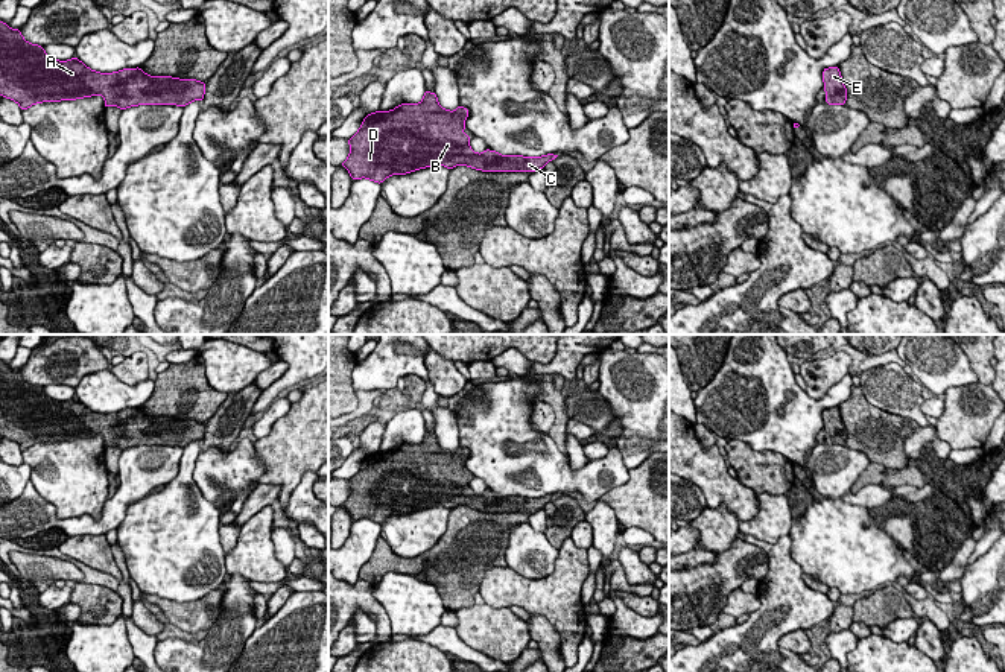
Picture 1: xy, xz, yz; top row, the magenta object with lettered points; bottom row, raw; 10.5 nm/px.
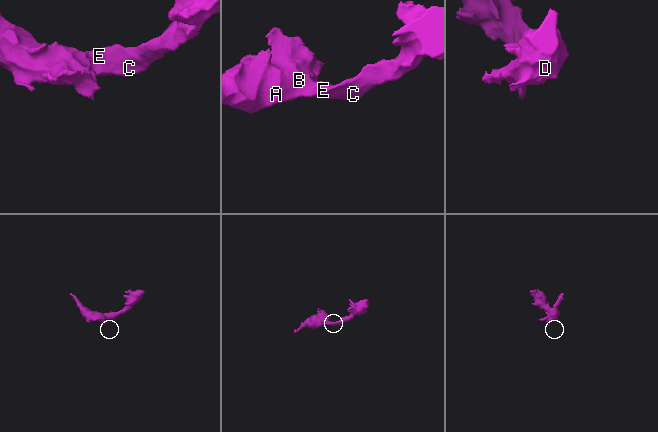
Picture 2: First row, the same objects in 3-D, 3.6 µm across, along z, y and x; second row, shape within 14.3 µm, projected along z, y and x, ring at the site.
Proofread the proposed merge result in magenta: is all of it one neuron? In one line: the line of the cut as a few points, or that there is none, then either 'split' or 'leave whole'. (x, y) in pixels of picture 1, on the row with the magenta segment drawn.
no cut; leave whole

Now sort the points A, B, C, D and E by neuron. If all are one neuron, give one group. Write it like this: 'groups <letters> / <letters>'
groups A B C D E

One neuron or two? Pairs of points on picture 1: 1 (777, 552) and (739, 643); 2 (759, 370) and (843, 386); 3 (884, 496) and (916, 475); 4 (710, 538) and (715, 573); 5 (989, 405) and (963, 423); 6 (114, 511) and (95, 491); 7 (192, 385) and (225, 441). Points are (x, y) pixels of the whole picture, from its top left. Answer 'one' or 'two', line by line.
1: one
2: one
3: two
4: two
5: one
6: two
7: two

